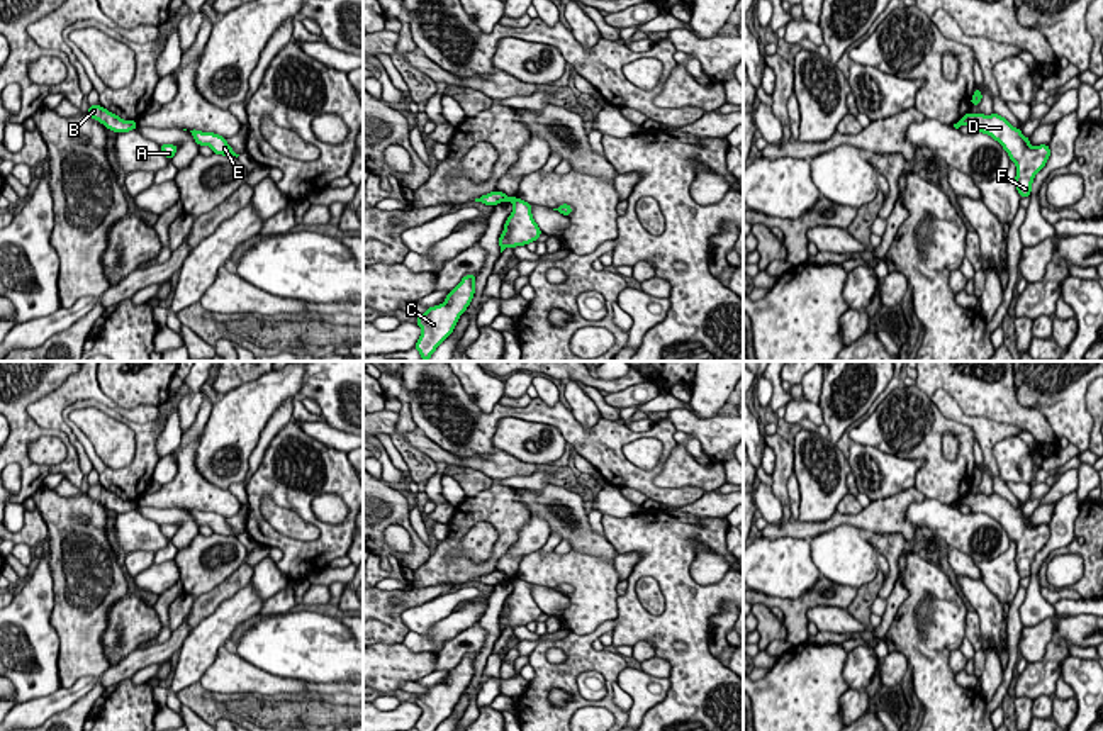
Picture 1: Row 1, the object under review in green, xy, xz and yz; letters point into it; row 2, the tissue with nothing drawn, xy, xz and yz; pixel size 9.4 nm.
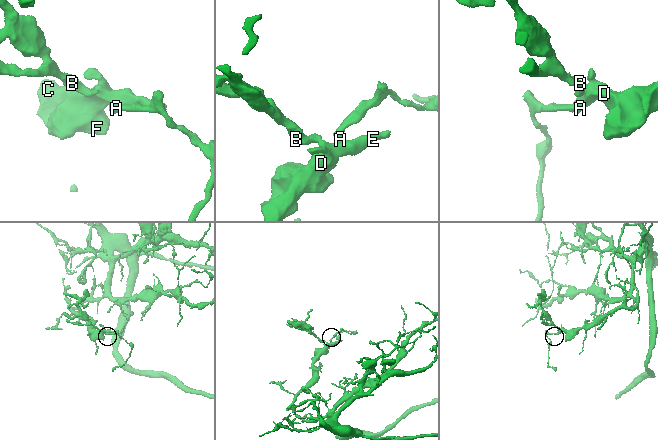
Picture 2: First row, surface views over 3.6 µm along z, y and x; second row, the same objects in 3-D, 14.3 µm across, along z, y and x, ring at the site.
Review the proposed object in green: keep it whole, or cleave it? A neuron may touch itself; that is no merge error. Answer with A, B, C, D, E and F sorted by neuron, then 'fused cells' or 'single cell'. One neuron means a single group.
groups A C D E F / B; fused cells

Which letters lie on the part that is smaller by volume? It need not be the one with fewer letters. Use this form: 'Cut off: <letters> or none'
Cut off: B

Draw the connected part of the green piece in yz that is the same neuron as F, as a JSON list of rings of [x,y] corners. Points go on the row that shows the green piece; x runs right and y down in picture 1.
[[[967,112],[959,122],[969,126],[971,134],[988,134],[1003,146],[1010,161],[1016,165],[1015,183],[1018,195],[1022,198],[1030,197],[1035,175],[1049,161],[1049,144],[1032,148],[1030,137],[1025,137],[1022,129],[1013,127],[1005,117],[994,112],[991,115]]]

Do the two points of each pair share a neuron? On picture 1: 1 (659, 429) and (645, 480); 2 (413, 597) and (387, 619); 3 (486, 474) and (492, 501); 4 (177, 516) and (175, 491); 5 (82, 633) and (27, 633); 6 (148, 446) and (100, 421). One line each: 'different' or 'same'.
1: same
2: same
3: different
4: different
5: different
6: different

